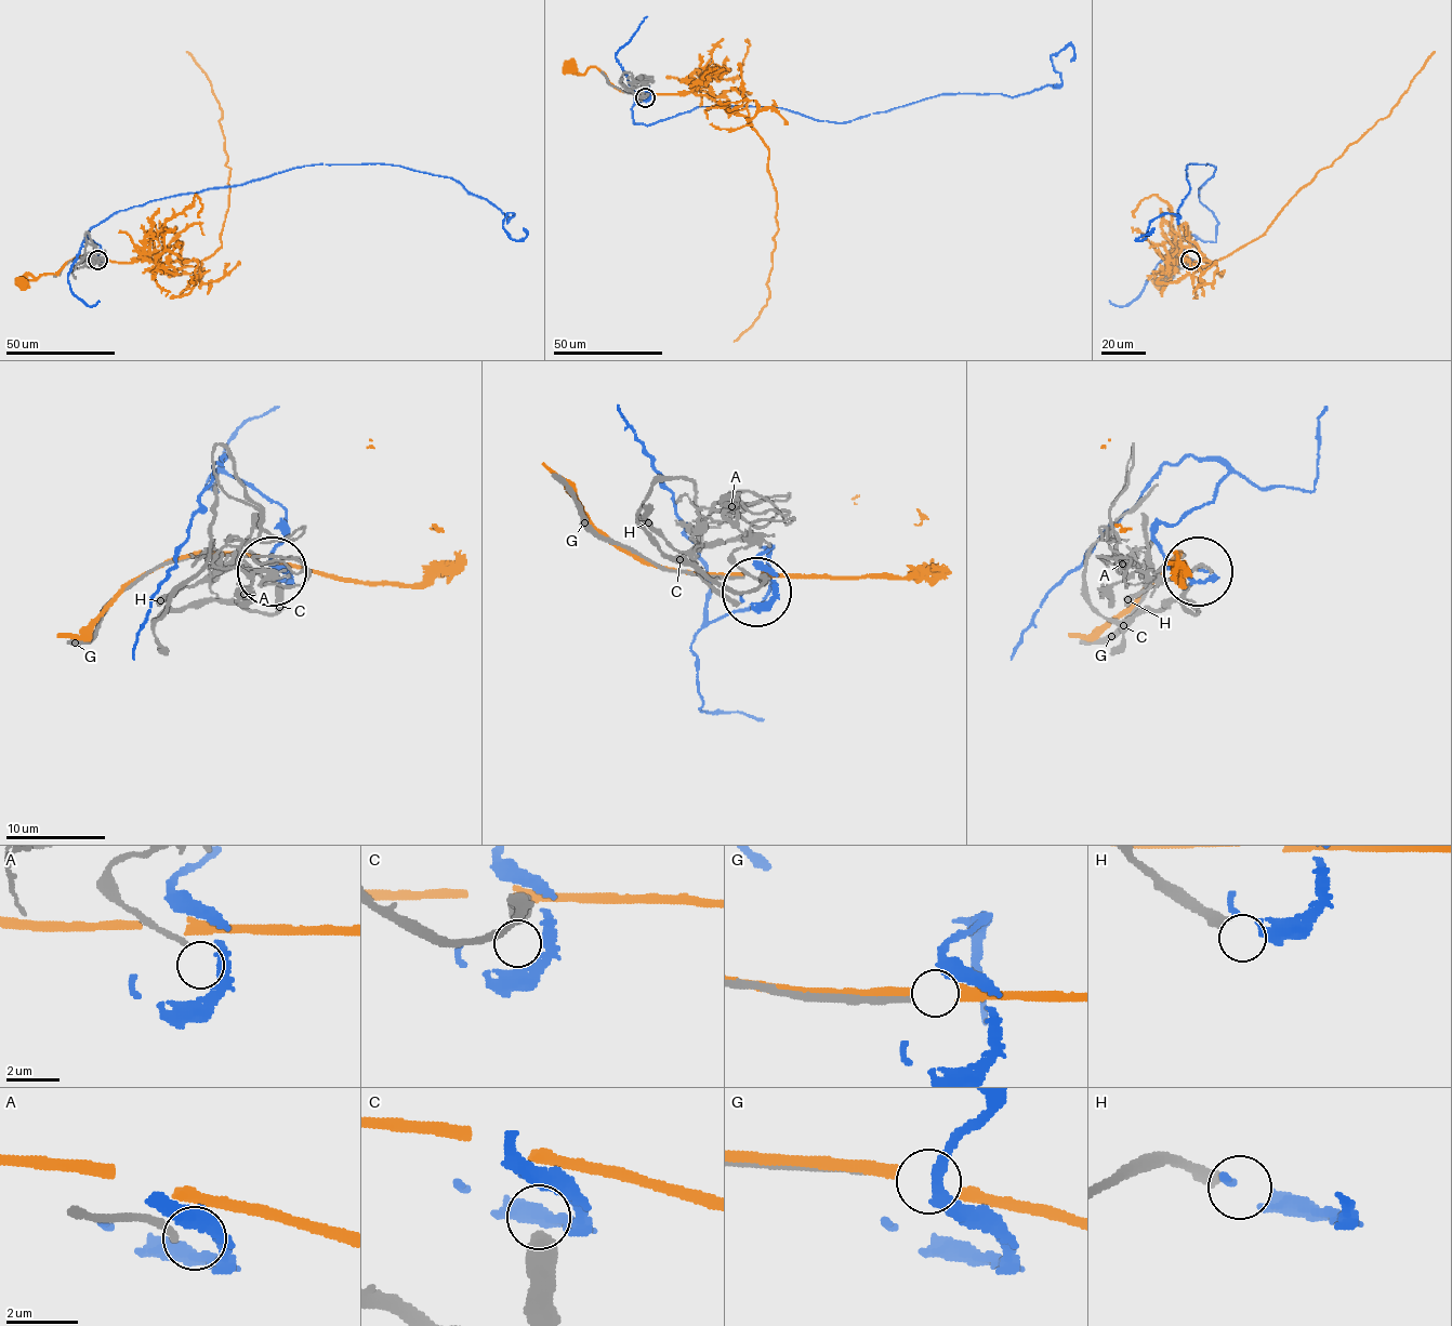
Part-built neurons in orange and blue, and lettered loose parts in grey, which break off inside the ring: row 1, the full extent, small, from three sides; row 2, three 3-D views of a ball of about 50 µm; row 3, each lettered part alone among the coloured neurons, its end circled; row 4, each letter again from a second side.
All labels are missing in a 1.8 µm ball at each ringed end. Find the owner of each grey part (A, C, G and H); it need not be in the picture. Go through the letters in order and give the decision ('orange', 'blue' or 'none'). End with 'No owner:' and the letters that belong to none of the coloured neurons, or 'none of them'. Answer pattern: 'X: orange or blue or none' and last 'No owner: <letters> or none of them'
A: none
C: none
G: none
H: none
No owner: A, C, G, H

